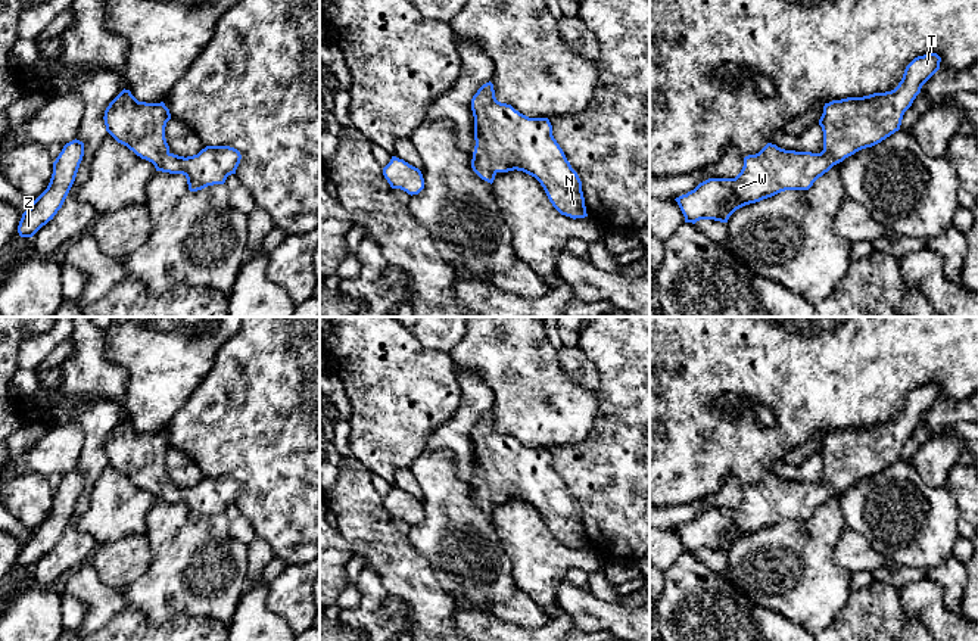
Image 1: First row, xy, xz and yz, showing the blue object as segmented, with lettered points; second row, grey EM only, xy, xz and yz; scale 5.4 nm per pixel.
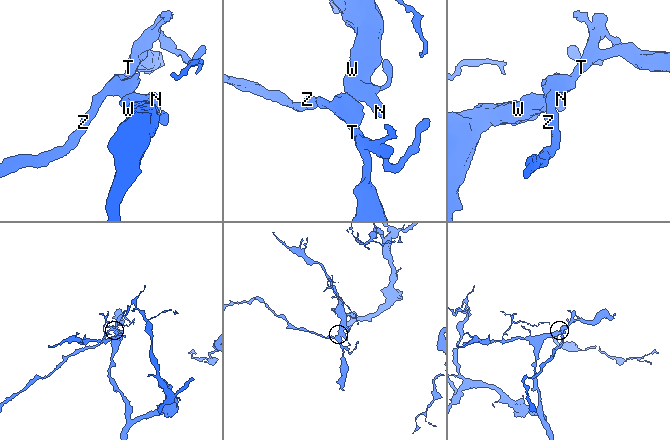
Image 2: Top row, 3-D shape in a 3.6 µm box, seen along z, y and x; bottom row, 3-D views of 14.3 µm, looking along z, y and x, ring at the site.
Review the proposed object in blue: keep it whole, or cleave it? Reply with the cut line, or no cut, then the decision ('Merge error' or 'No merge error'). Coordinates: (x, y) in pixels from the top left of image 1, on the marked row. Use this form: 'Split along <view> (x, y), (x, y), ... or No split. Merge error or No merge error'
No split. No merge error

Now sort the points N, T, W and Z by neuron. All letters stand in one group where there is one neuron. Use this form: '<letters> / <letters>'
N T W Z

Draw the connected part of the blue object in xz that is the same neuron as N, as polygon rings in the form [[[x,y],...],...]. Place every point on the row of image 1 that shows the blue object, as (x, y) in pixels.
[[[490,81],[473,96],[471,111],[476,140],[471,168],[482,180],[492,184],[498,172],[523,171],[541,183],[549,202],[561,215],[573,220],[588,217],[582,181],[554,139],[548,118],[529,118],[511,105],[498,102]]]

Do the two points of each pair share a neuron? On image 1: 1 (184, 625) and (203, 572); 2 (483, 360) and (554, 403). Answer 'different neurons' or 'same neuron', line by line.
1: different neurons
2: same neuron

